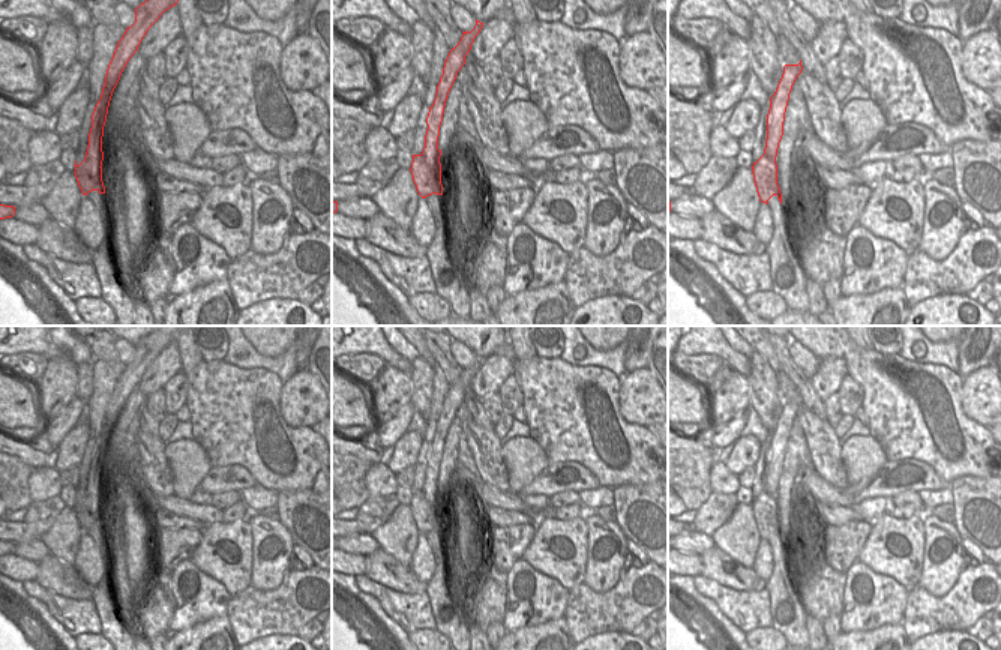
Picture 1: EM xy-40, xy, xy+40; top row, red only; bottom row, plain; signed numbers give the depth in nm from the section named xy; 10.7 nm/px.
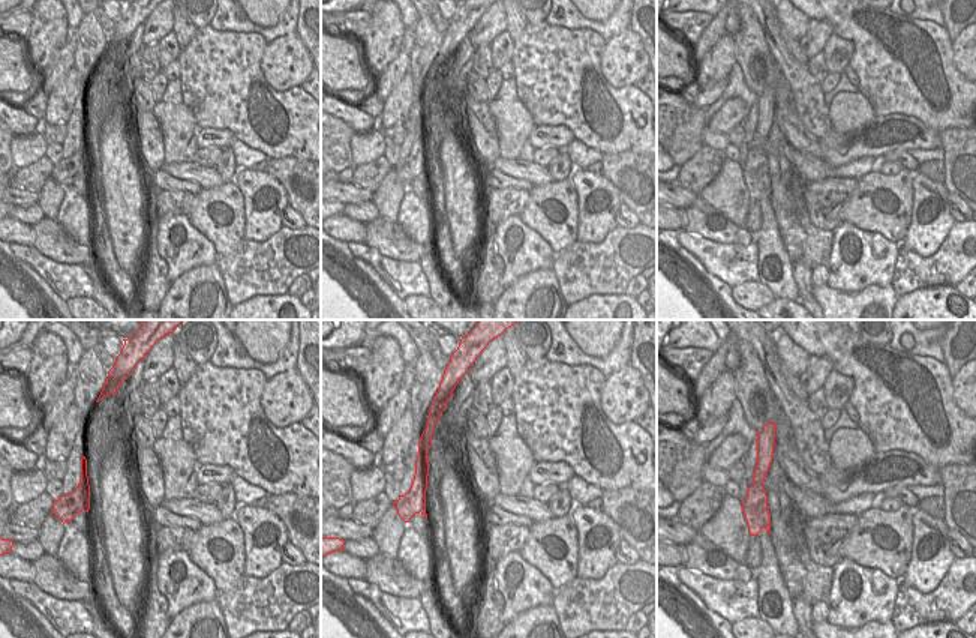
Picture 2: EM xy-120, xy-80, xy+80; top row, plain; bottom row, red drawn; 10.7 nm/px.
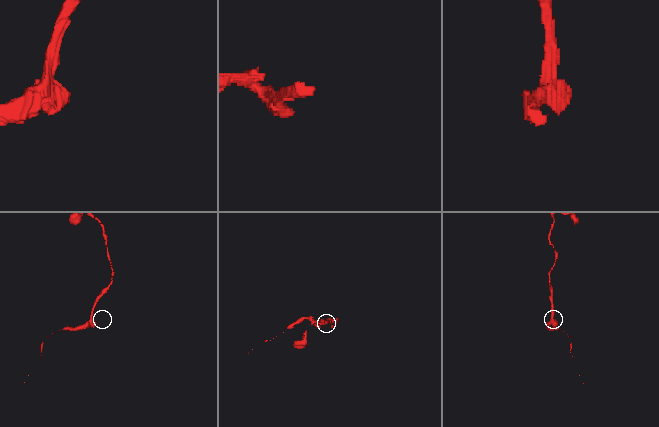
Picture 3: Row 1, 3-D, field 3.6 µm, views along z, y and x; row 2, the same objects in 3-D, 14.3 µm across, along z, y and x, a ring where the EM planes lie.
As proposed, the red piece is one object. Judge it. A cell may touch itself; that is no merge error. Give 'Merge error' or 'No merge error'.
Merge error

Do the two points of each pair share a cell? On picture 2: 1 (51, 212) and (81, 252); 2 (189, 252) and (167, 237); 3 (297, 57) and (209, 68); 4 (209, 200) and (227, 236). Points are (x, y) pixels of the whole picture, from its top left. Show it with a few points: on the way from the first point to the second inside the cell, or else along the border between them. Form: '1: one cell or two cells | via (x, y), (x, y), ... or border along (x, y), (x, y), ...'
1: two cells | border along (65, 188), (56, 219)
2: one cell | via (183, 248), (174, 248), (171, 243)
3: two cells | border along (266, 44), (261, 53), (261, 72), (281, 92)
4: one cell | via (206, 209), (218, 227)

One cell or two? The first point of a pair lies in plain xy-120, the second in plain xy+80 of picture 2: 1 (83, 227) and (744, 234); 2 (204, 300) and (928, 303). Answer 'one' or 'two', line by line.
1: two
2: two

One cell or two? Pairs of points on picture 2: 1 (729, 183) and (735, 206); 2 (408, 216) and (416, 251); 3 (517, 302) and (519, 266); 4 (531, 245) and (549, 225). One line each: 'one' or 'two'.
1: one
2: one
3: two
4: two

